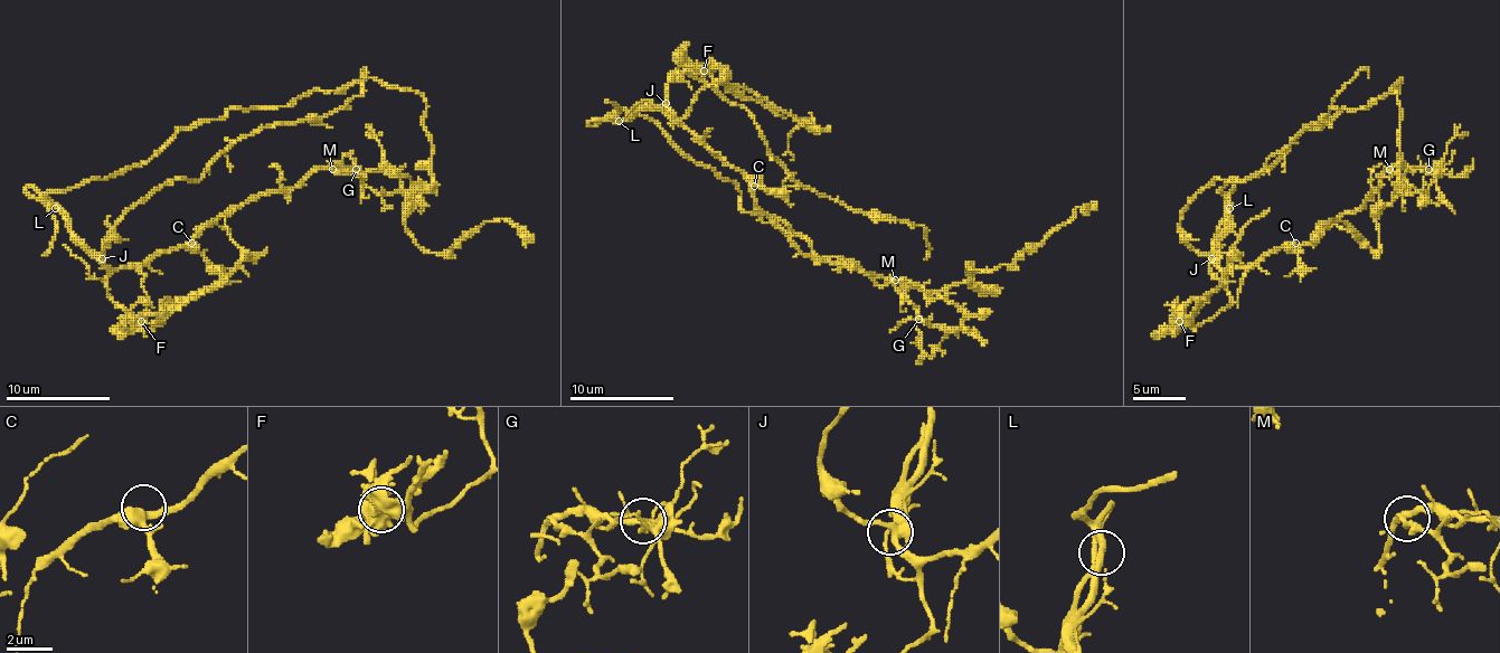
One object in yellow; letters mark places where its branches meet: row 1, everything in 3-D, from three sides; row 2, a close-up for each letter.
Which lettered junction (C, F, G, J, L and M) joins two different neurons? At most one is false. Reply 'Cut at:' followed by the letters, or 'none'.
Cut at: F

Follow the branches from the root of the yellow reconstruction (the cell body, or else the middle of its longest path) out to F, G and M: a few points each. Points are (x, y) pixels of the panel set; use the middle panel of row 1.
F: (713, 168), (652, 121), (611, 115), (662, 107), (678, 121), (715, 82), (705, 71)
G: (713, 168), (652, 121), (611, 115), (668, 111), (744, 176), (754, 205), (804, 254), (885, 277), (918, 319)
M: (713, 168), (652, 121), (611, 115), (668, 111), (744, 176), (754, 205), (804, 254), (895, 280)

